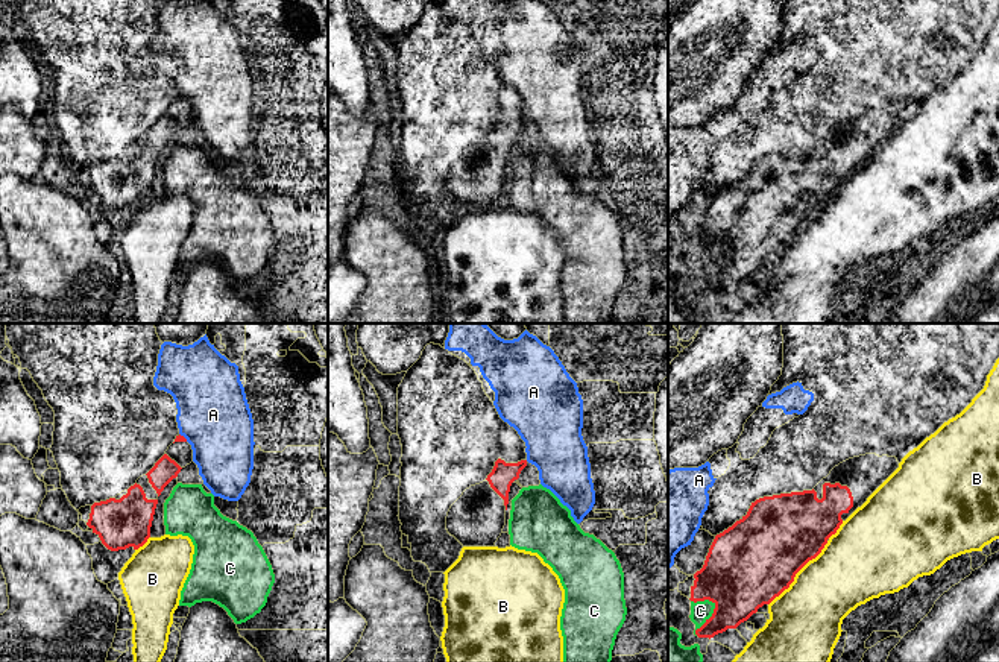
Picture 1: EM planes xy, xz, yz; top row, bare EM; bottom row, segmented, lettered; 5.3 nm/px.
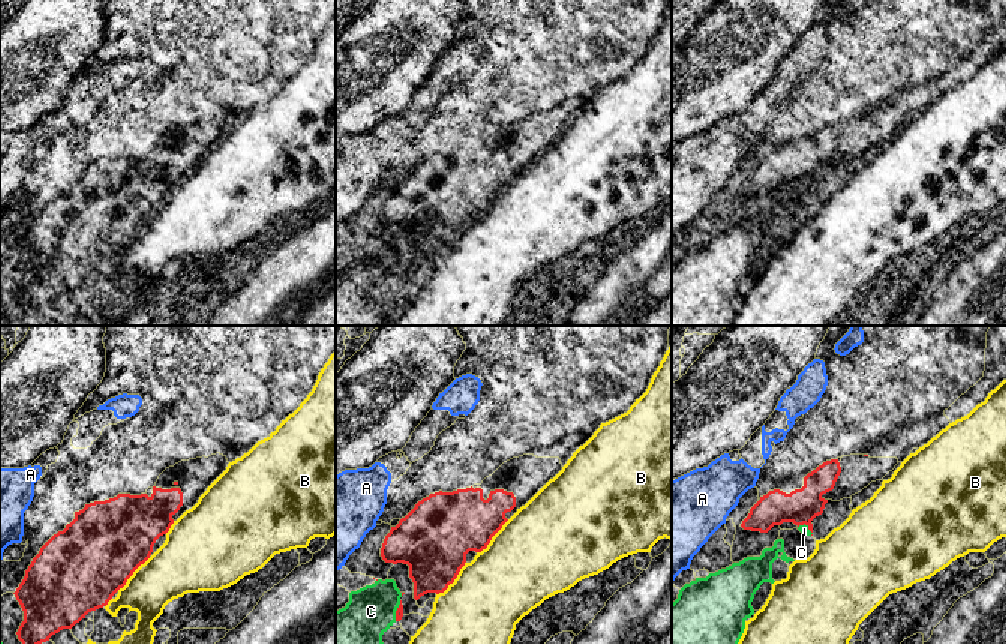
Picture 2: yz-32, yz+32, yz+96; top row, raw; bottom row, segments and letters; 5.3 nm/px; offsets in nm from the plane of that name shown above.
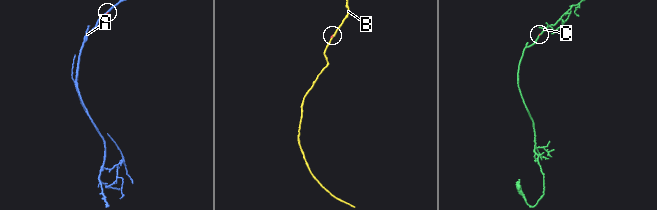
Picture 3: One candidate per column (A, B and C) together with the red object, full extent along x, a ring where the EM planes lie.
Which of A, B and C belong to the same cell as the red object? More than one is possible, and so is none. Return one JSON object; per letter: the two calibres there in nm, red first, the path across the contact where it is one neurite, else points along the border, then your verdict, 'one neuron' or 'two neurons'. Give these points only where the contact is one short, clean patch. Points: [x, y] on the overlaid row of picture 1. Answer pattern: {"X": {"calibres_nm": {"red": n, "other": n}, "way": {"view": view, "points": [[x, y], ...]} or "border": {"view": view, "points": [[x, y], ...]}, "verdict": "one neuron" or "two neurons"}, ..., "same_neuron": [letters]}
{"A": {"calibres_nm": {"red": 40, "other": 380}, "verdict": "two neurons"}, "B": {"calibres_nm": {"red": 440, "other": 360}, "verdict": "two neurons"}, "C": {"calibres_nm": {"red": 360, "other": 110}, "verdict": "two neurons"}, "same_neuron": []}

